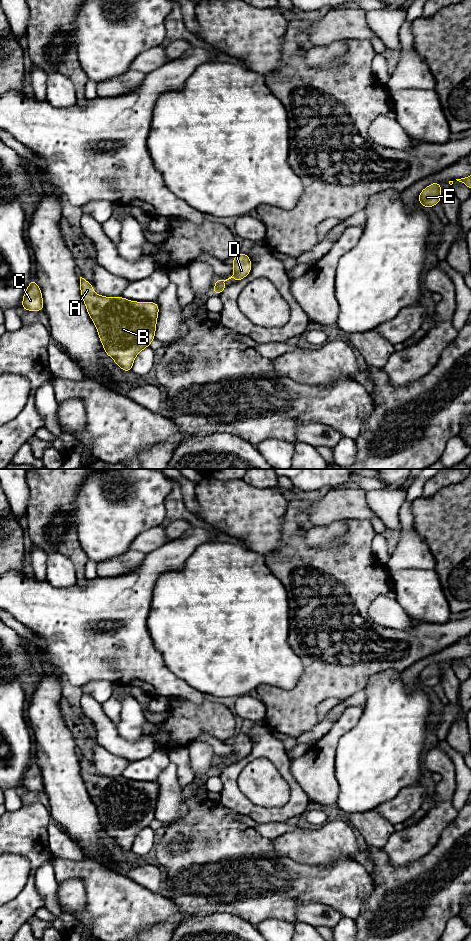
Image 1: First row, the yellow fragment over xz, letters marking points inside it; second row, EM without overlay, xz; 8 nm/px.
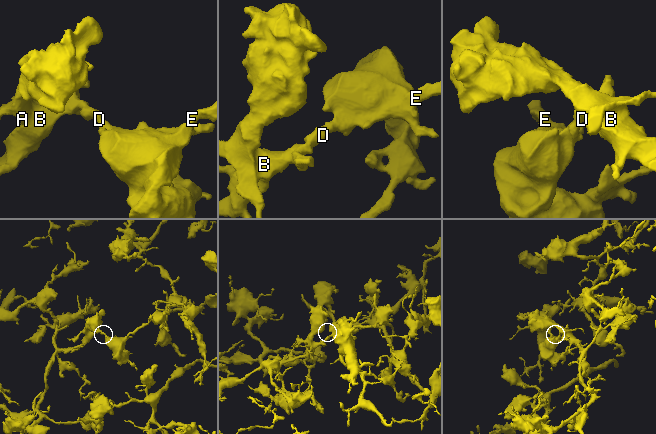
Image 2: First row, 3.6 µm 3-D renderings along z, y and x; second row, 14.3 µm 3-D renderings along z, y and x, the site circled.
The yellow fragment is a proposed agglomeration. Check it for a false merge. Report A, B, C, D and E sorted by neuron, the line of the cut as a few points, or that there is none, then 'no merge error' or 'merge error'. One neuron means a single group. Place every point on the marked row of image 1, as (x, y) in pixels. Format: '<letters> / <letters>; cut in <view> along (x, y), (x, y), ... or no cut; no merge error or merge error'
A B C D E; no cut; no merge error

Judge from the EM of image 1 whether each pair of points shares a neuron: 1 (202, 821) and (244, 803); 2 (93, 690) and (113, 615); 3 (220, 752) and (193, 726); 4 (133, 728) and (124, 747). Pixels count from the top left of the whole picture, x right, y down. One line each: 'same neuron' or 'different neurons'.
1: different neurons
2: different neurons
3: different neurons
4: different neurons

